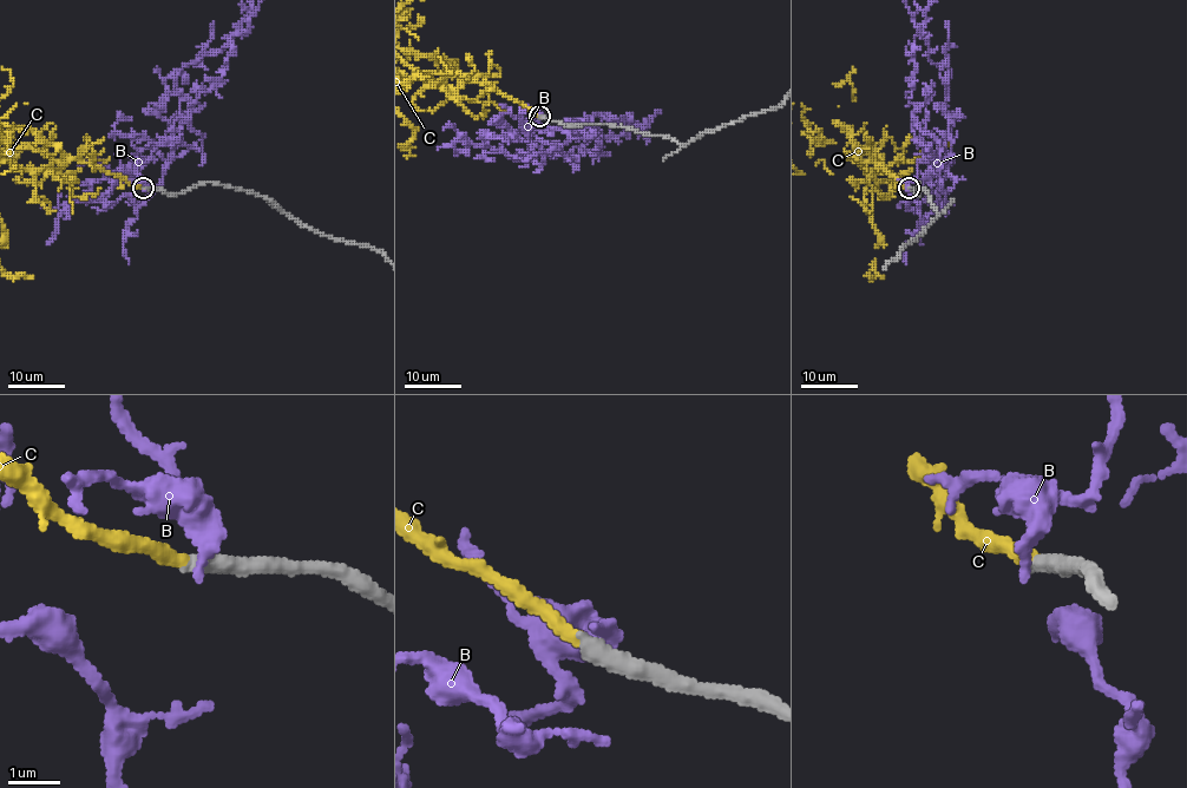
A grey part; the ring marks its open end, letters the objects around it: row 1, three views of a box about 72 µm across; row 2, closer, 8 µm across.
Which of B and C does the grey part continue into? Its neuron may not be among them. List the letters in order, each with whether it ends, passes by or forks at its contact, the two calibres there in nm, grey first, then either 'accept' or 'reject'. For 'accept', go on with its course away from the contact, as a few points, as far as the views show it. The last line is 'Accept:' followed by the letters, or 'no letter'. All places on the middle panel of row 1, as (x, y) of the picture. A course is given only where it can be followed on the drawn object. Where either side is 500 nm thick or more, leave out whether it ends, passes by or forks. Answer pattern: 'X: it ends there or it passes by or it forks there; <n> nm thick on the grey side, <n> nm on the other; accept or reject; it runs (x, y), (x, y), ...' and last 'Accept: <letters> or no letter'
B: it ends there; 400 nm thick on the grey side, 400 nm on the other; reject
C: it ends there; 380 nm thick on the grey side, 300 nm on the other; accept
Accept: C

